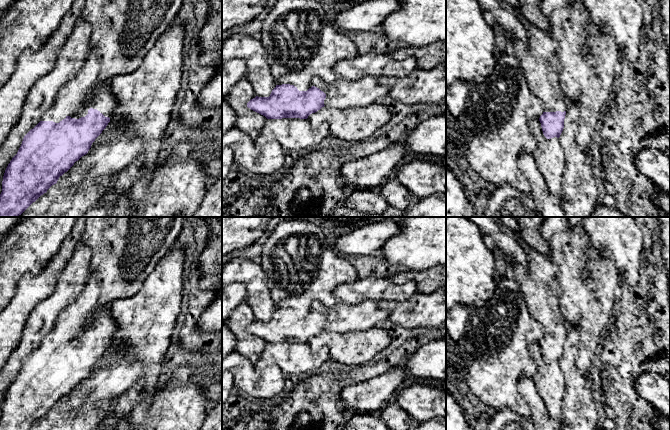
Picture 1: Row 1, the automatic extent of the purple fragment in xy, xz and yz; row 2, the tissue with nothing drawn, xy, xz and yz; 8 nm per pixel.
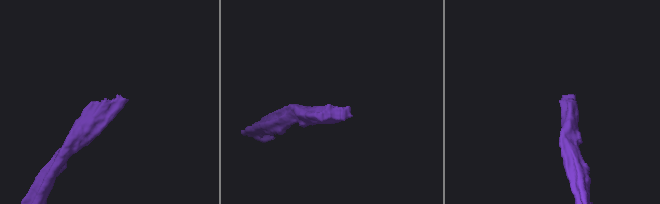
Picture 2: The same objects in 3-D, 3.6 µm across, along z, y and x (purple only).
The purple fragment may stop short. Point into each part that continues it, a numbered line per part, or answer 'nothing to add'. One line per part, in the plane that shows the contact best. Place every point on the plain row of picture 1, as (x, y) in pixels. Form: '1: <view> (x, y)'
1: xy (70, 324)

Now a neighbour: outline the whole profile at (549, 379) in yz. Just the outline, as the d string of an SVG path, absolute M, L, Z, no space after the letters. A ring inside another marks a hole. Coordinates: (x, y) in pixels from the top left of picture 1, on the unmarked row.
M531 344L529 351L537 368L533 380L538 394L543 399L549 415L561 423L565 381L559 362L547 363L539 344Z

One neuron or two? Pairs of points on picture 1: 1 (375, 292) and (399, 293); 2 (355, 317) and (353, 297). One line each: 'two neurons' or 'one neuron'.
1: one neuron
2: two neurons

